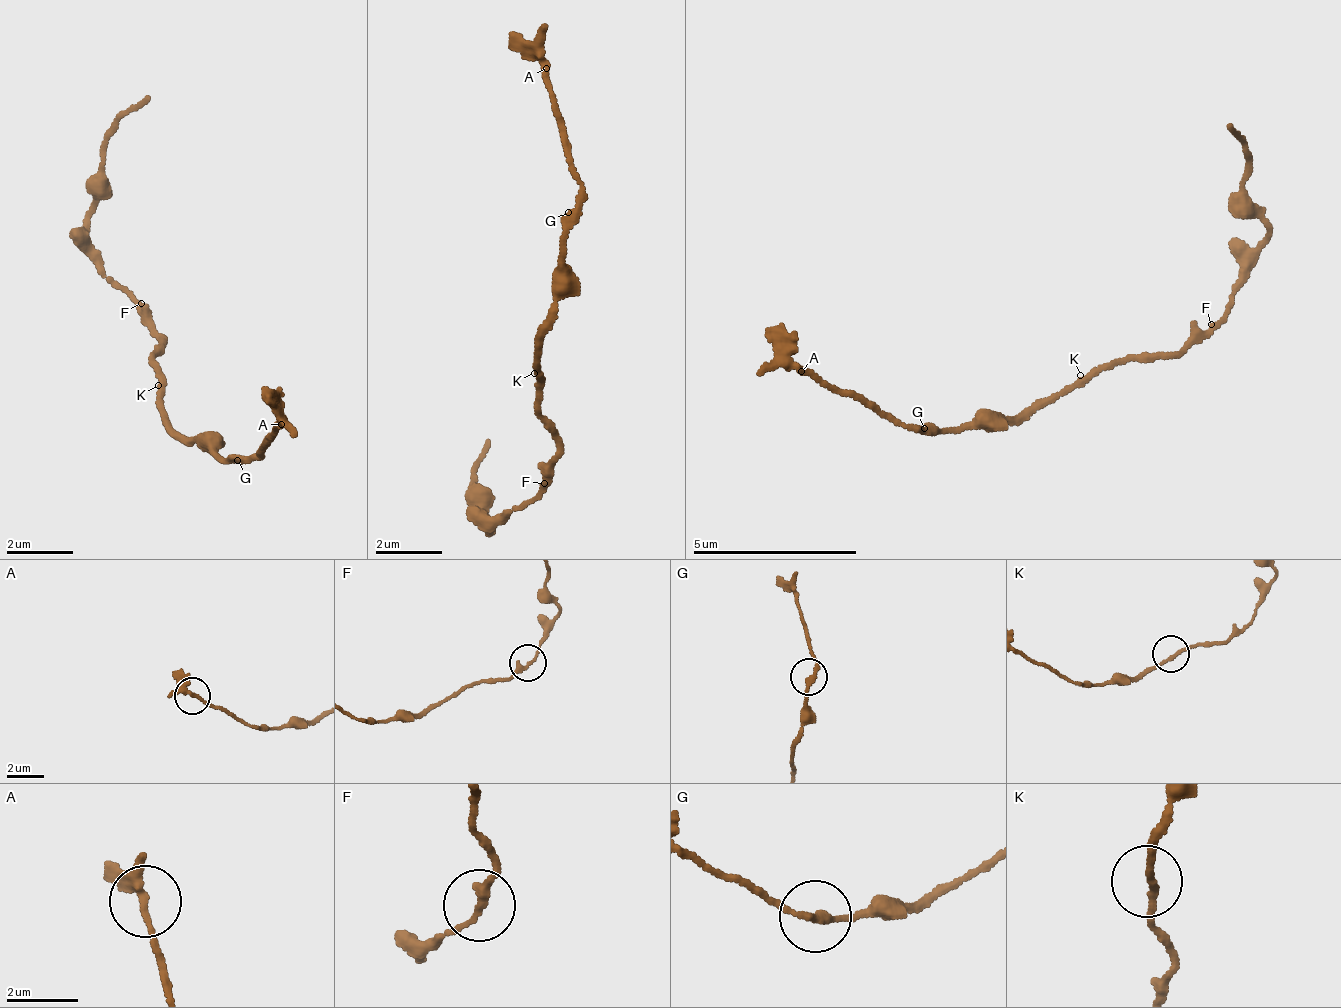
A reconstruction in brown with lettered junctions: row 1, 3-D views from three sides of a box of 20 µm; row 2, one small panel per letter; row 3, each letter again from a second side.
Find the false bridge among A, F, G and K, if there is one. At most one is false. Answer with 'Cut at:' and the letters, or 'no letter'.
Cut at: F

